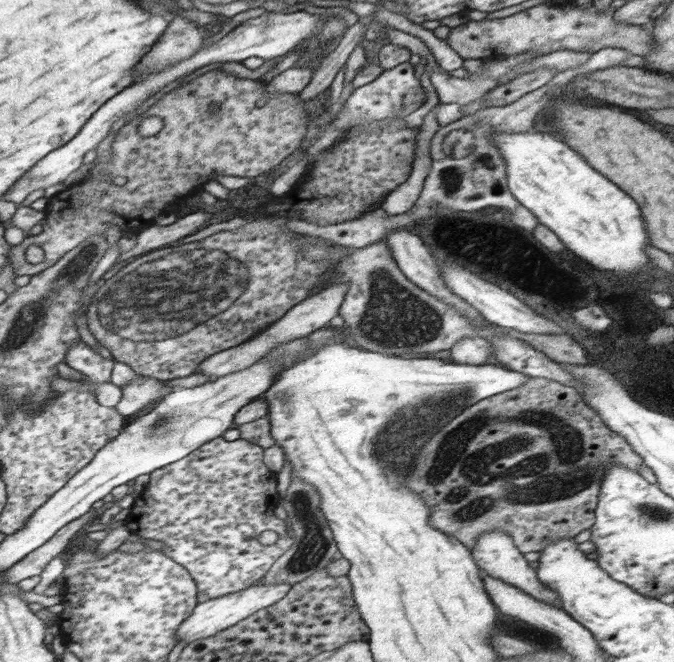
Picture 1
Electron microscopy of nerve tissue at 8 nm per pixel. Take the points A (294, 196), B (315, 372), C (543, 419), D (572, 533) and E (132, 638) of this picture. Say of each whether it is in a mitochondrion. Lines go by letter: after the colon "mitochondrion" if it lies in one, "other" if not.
A: other
B: other
C: other
D: other
E: mitochondrion

